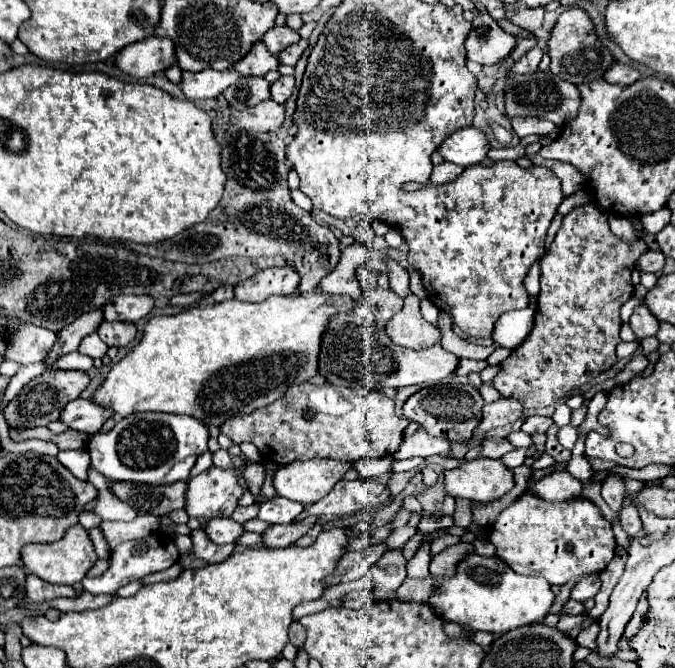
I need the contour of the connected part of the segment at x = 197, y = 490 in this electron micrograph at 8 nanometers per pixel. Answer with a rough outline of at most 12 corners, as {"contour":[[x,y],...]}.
{"contour":[[236,470],[192,476],[186,514],[200,520],[228,518],[244,490]]}

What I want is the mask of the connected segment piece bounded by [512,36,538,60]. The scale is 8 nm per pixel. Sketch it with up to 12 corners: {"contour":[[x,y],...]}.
{"contour":[[536,36],[524,38],[516,44],[512,58],[518,60],[534,44],[538,44]]}

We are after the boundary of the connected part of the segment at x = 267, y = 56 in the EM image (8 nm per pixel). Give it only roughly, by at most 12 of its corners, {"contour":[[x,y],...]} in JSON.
{"contour":[[262,42],[234,66],[240,76],[278,70],[278,58]]}

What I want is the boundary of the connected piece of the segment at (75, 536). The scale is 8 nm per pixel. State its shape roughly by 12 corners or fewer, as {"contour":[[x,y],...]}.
{"contour":[[80,524],[54,544],[24,546],[28,572],[76,584],[98,556]]}

